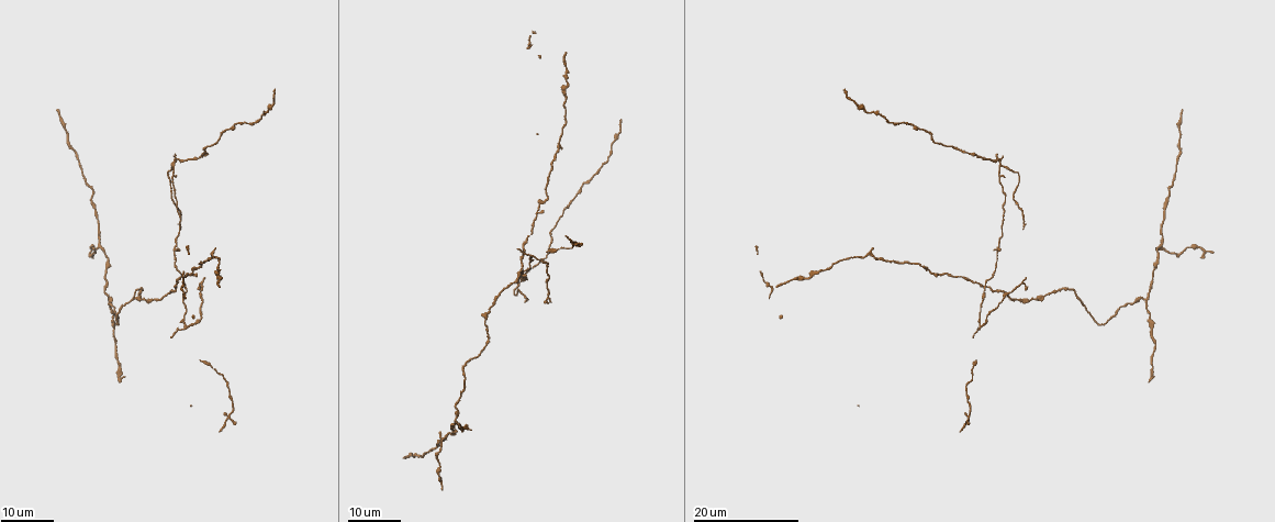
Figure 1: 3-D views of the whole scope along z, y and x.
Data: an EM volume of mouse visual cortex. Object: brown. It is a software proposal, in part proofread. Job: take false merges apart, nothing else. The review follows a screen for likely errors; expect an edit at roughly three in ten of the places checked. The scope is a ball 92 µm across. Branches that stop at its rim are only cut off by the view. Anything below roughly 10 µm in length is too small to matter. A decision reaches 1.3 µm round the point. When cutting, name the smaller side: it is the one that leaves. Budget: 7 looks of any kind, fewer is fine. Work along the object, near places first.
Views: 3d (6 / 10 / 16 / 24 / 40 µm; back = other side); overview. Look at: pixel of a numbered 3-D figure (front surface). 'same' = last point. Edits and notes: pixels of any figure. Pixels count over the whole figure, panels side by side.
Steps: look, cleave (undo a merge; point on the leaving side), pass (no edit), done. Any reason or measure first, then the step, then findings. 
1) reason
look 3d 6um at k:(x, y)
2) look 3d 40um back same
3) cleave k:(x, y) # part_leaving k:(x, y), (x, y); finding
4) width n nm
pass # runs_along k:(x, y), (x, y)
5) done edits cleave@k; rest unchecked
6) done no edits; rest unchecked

side arm on a straight run
look 3d 24um at 1:(192, 271)

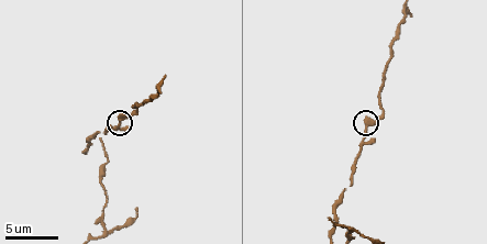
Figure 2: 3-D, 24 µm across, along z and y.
zoom in
look 3d 6um at 2:(367, 126)

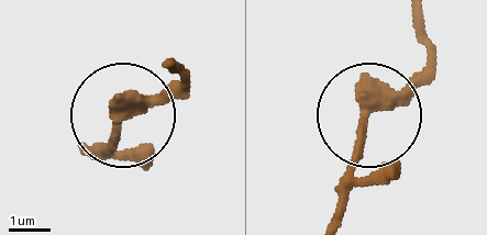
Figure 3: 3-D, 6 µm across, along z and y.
look 3d 6um back at 3:(366, 118)

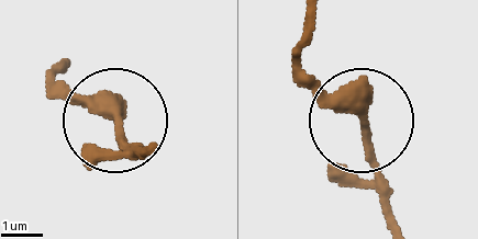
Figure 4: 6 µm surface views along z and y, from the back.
arms 3
pass # one neuron here

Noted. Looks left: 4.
three-way junction
look 3d 10um at 2:(355, 229)

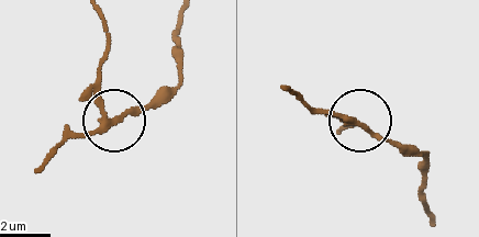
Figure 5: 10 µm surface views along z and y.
look 3d 10um back at 5:(358, 121)

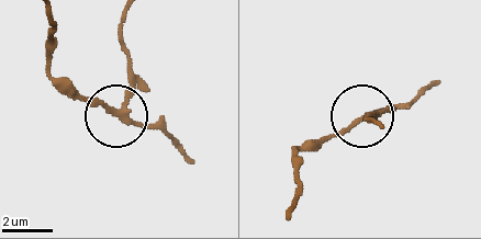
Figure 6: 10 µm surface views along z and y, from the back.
arms 3
cleave 6:(90, 106) # a second neuron is stuck on

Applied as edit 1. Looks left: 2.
side arm on a straight run
look 3d 10um at 2:(88, 149)

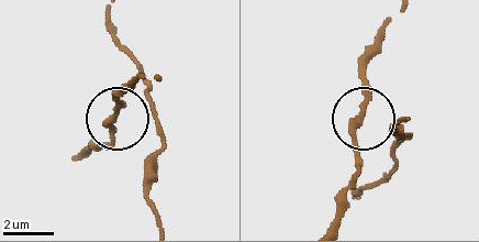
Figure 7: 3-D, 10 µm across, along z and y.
width 200 nm
pass # runs_along 7:(332, 221), (357, 164), (364, 65); one neuron here

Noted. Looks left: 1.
done edits cleave@6; rest unchecked

